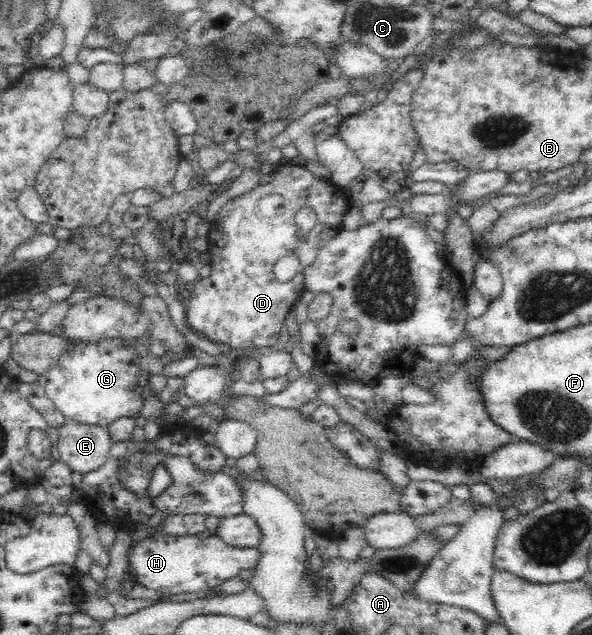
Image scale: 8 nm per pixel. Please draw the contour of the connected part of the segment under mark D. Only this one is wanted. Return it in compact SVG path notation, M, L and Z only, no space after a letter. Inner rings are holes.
M290 162L277 168L275 165L274 168L273 179L267 185L258 184L251 192L229 201L219 211L219 217L214 220L207 237L211 274L207 278L196 281L191 286L191 292L187 292L184 298L185 323L188 328L221 348L241 351L274 345L283 327L285 316L297 296L304 290L305 279L302 270L289 281L283 283L277 281L273 273L275 263L294 249L298 253L303 269L311 265L318 251L342 230L343 219L349 207L352 207L350 199L336 183L318 179L307 169ZM307 207L316 213L317 222L308 236L301 240L295 234L295 215Z

